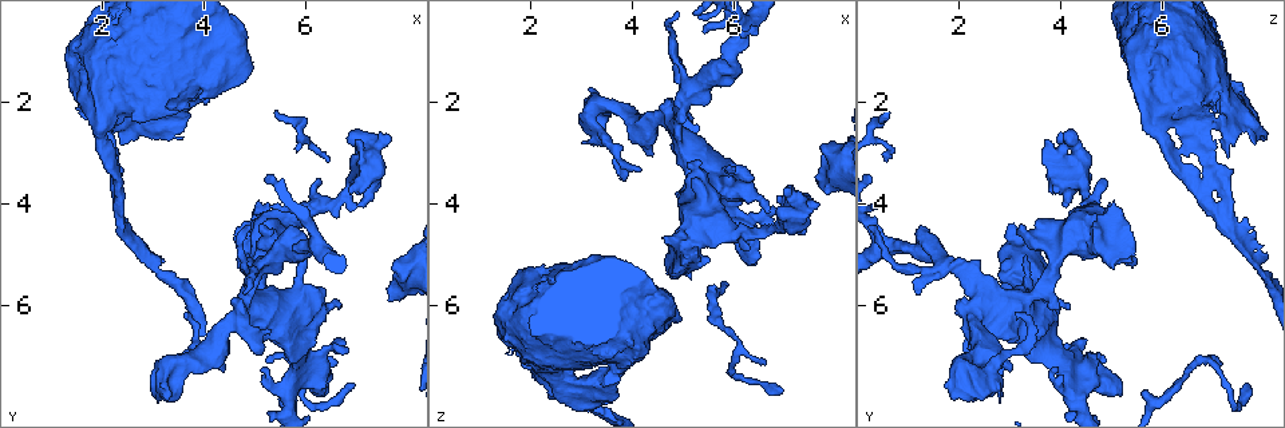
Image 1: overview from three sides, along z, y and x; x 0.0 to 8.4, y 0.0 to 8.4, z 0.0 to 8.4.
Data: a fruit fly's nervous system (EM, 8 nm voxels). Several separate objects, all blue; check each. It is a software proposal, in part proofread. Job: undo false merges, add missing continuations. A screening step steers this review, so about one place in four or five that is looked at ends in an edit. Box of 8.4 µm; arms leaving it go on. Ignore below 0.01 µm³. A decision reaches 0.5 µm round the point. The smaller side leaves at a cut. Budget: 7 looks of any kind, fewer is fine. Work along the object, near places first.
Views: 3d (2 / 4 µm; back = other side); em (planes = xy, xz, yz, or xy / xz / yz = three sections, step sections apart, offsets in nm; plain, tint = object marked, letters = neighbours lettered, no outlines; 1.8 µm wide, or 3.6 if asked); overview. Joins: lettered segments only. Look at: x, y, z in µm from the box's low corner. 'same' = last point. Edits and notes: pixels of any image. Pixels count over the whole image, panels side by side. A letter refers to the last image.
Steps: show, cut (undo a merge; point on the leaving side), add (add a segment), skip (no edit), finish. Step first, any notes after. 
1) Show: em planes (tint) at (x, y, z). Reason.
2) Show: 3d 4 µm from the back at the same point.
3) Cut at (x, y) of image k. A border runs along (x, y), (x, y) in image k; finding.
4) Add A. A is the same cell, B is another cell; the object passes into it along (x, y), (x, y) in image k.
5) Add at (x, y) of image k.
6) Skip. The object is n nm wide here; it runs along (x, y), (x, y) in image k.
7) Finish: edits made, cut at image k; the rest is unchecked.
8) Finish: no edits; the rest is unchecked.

Show: em planes (letters) at (5.85, 7.15, 4.00). Looks like a crossing.

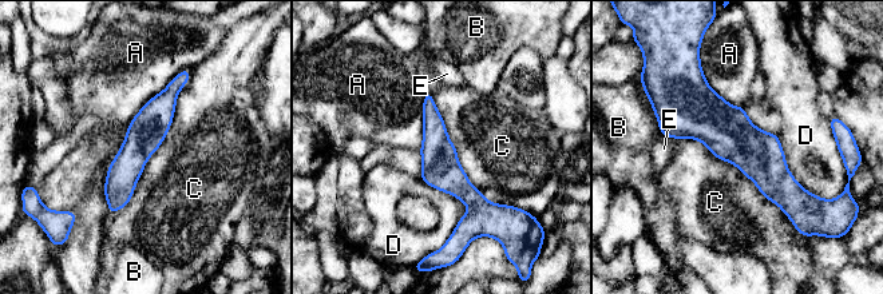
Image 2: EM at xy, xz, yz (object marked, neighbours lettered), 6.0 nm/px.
Skip. The longest contact is with C, 1000 nm; A, B, C, D and E are other cells; it runs along (664, 130), (723, 128), (807, 195) in image 2; all the same neuron.

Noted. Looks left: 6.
Show: em planes (letters) at (7.60, 5.85, 3.60). Branch stops here.

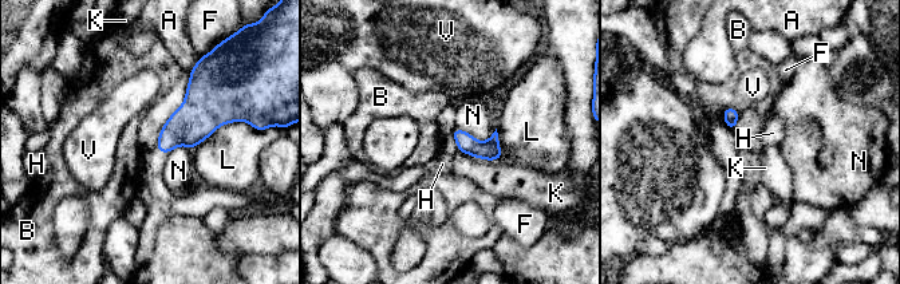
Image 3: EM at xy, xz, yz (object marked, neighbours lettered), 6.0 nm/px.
Skip. A, B, F, H, K, L, N and V are other cells; a border runs along (458, 150), (486, 160), (501, 160) in image 3; none of them fits.

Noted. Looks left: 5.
Show: em yz step 16 (tint) at (4.70, 0.95, 6.00). Thick turns thin.

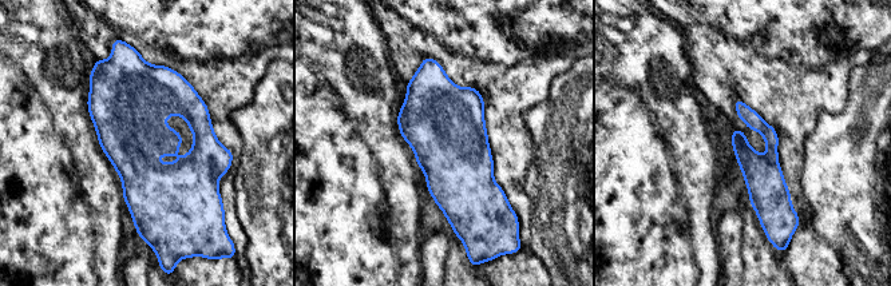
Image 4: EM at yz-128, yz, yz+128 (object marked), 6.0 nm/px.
Show: em yz step 16 (letters) at the same point. What lies round it.

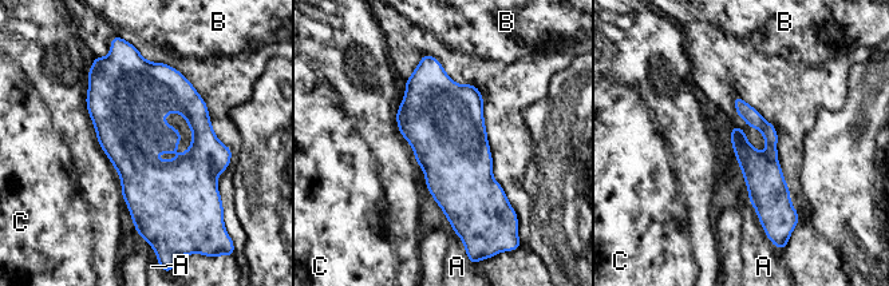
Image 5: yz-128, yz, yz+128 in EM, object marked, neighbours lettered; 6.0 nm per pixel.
Skip. A, B and C are other cells; it runs along (737, 99), (770, 135), (767, 218) in image 5; one neuron here.

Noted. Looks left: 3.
Finish: no edits; the rest is unchecked.

